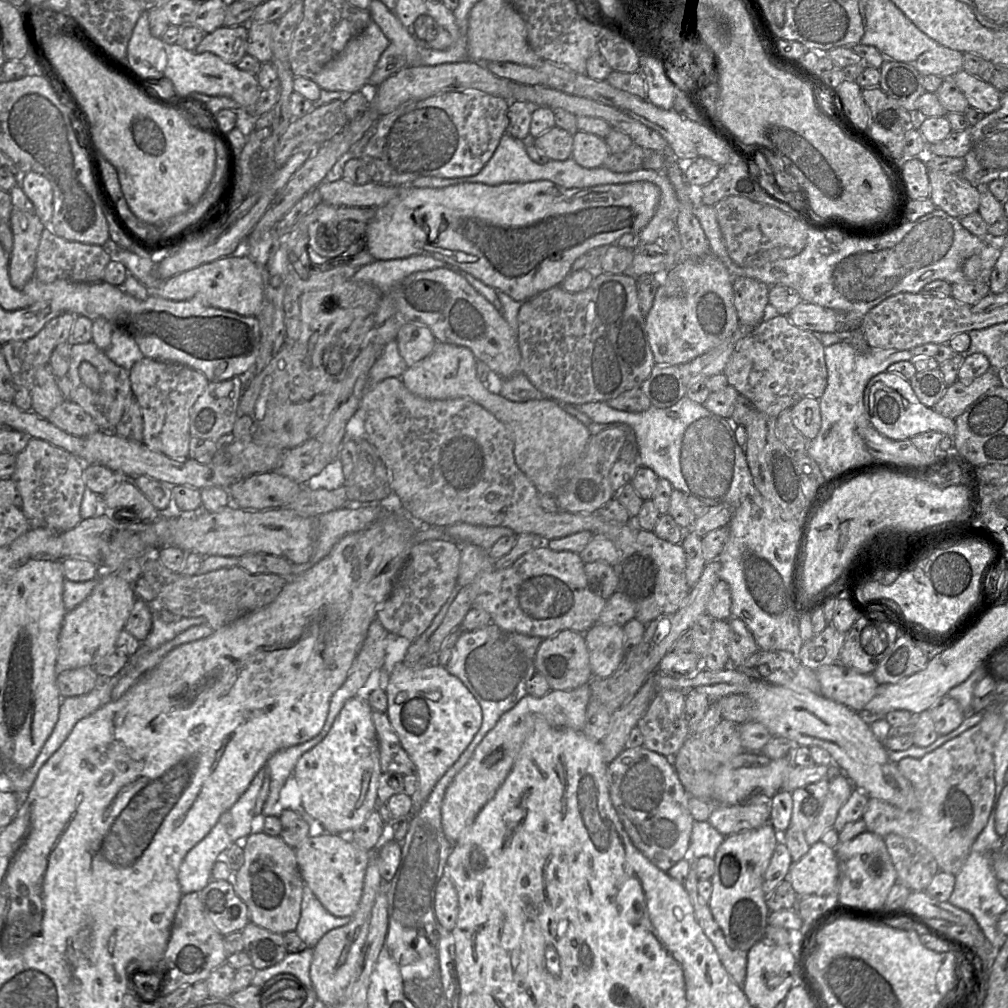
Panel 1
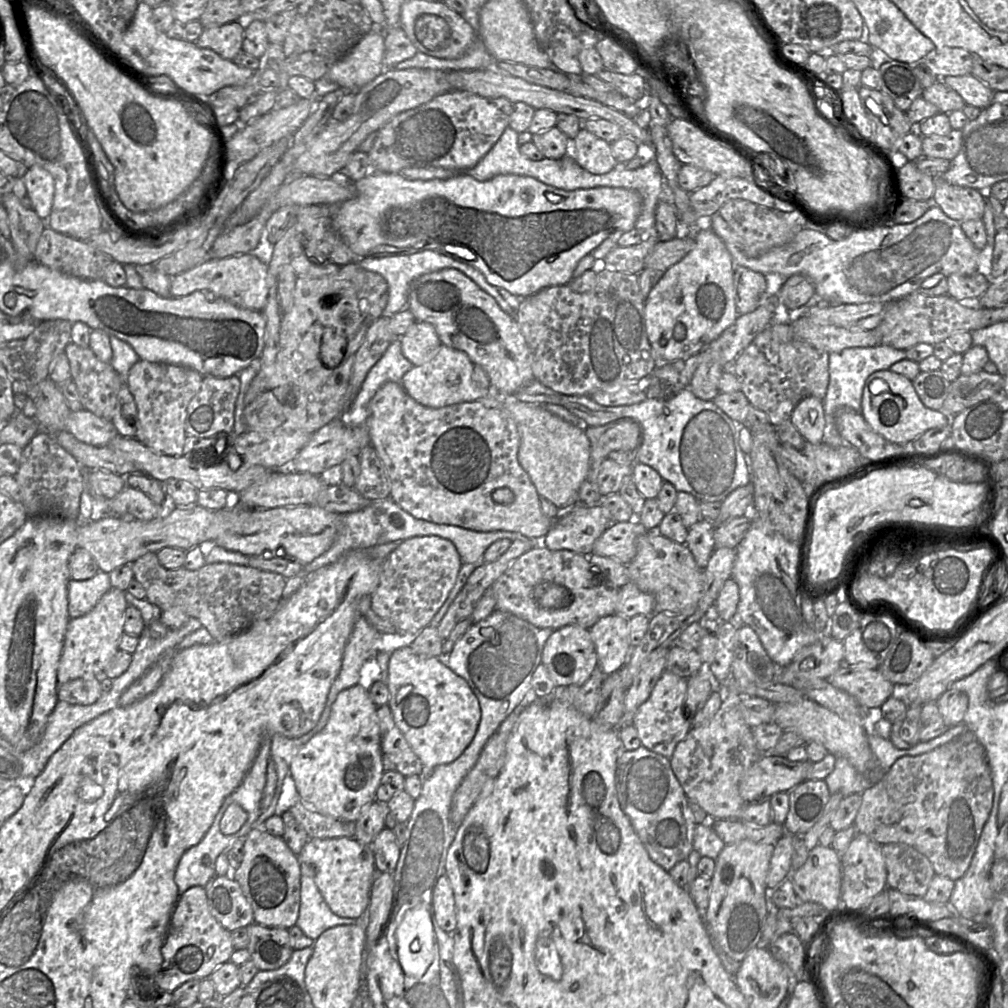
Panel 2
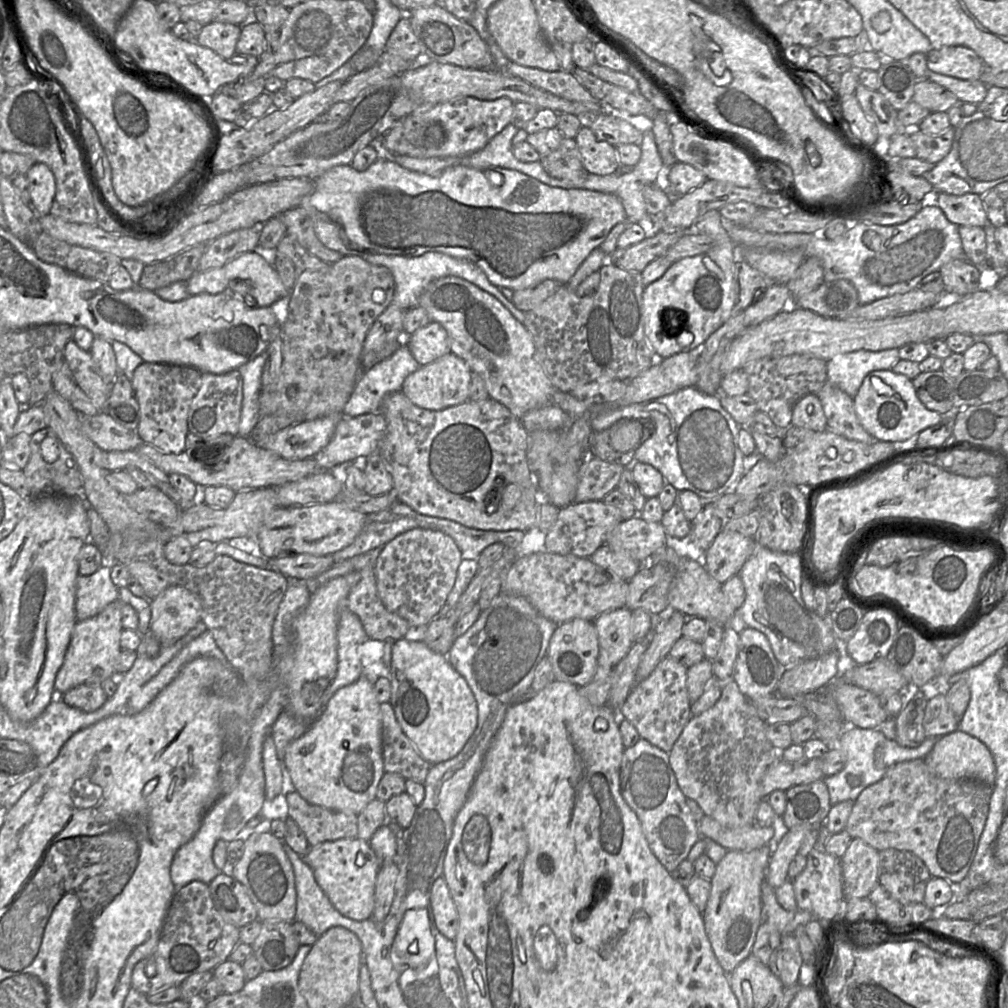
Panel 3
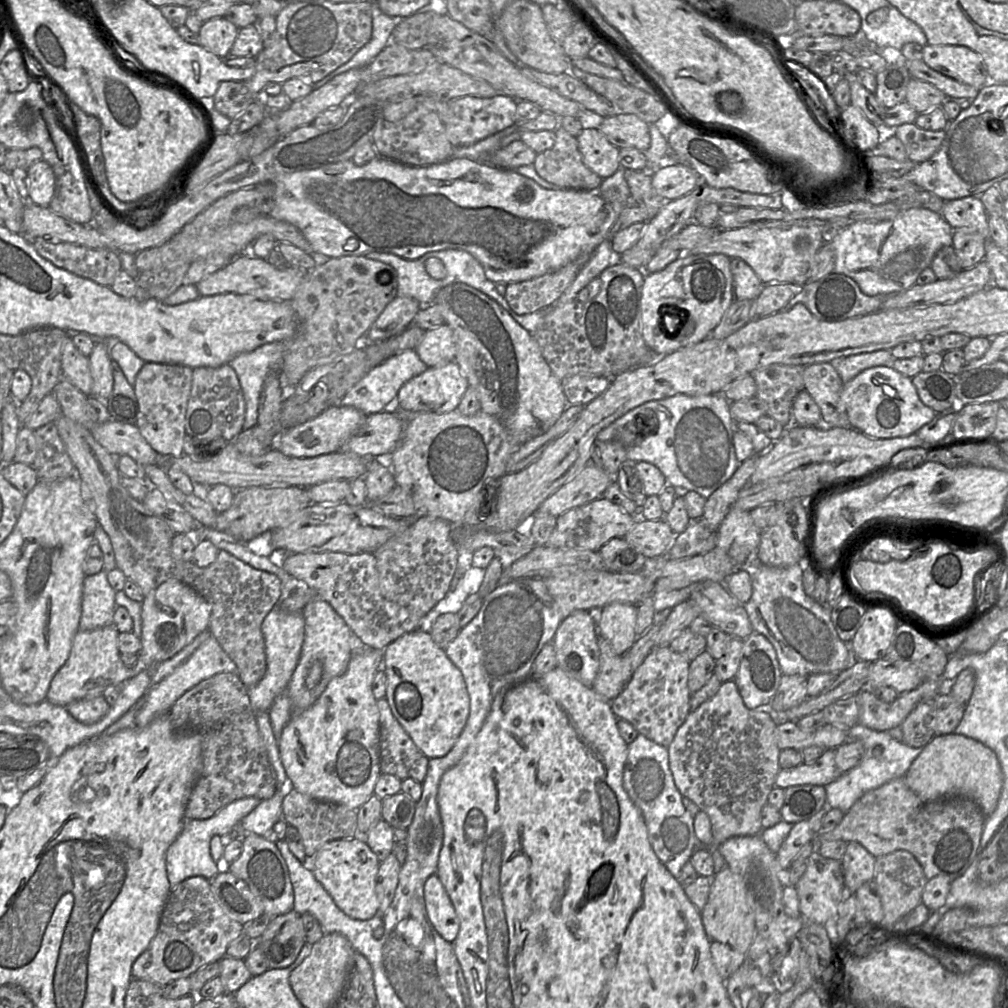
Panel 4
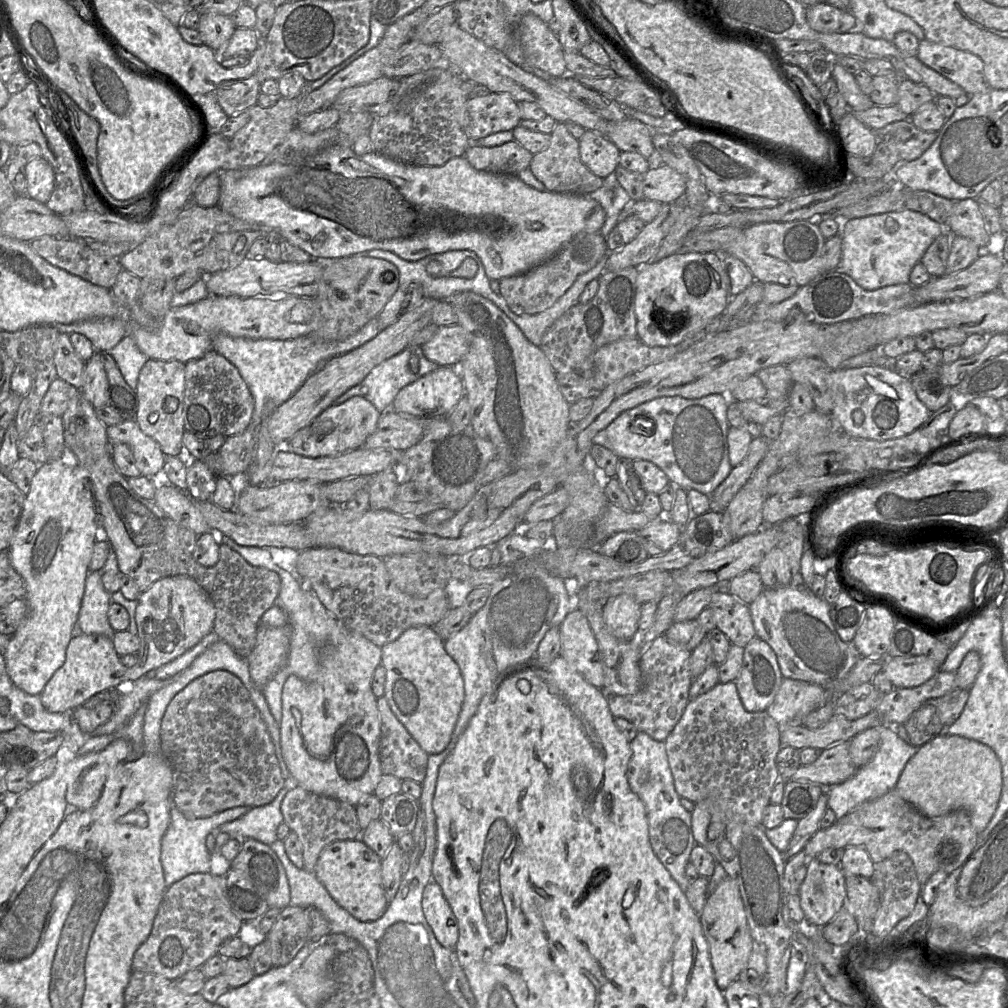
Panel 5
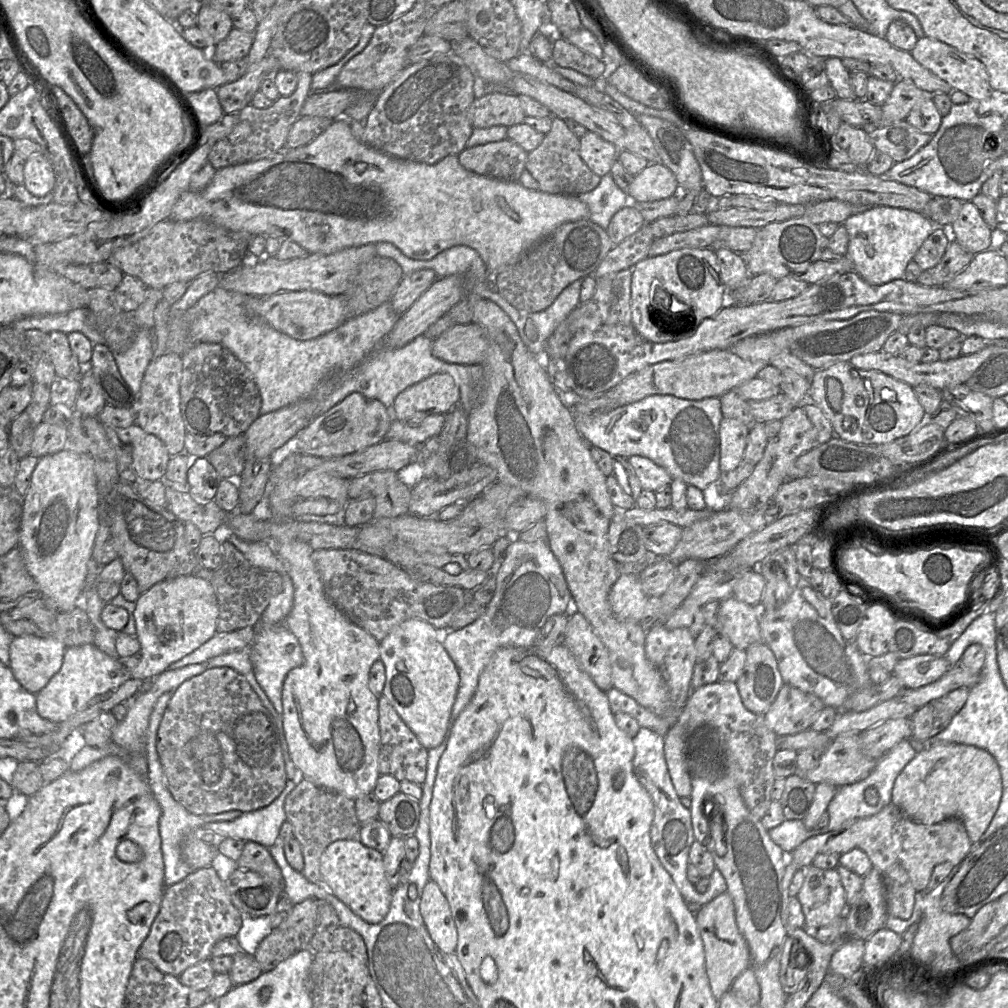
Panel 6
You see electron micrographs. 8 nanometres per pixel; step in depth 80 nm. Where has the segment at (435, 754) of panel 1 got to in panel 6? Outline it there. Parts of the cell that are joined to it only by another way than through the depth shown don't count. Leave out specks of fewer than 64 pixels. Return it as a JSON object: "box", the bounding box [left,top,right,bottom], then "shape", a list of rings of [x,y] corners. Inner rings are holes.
{"box":[379,619,460,750],"shape":[[[409,619],[393,628],[379,644],[386,671],[382,696],[427,750],[439,746],[447,732],[460,681],[443,645],[442,633],[423,620]]]}

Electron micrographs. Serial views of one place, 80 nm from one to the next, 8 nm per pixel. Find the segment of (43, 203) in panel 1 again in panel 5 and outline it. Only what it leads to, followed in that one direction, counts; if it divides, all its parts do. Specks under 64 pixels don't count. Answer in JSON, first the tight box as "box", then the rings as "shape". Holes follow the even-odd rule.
{"box":[25,156,55,204],"shape":[[[42,156],[30,160],[25,165],[26,194],[46,204],[55,188],[55,172],[51,164]]]}

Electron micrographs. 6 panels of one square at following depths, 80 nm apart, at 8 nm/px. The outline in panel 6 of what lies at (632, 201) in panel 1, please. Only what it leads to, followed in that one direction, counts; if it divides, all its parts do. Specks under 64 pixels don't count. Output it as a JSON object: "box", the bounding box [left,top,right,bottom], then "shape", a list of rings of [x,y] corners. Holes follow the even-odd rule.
{"box":[169,117,589,273],"shape":[[[343,117],[333,120],[331,125],[310,143],[295,147],[283,148],[276,154],[257,161],[228,166],[216,171],[210,183],[200,192],[187,190],[174,204],[169,219],[189,221],[205,218],[216,225],[236,232],[246,232],[252,236],[275,236],[289,239],[301,245],[312,254],[331,254],[339,250],[370,243],[389,242],[396,246],[404,255],[415,260],[429,260],[442,251],[457,245],[464,245],[476,250],[490,273],[518,260],[541,239],[549,235],[565,222],[577,221],[589,217],[587,205],[577,196],[565,194],[549,194],[540,190],[524,187],[519,181],[506,181],[478,175],[465,169],[458,160],[458,155],[449,155],[434,164],[405,160],[378,151],[366,143],[358,141],[352,134],[349,121]]]}

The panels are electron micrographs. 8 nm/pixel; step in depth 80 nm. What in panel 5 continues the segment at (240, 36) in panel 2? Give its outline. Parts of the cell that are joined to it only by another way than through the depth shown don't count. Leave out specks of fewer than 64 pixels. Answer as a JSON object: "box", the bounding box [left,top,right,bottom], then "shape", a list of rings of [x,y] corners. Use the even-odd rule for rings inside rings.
{"box":[198,11,236,52],"shape":[[[201,11],[198,31],[203,44],[209,46],[215,52],[221,52],[232,37],[236,26],[230,16]]]}

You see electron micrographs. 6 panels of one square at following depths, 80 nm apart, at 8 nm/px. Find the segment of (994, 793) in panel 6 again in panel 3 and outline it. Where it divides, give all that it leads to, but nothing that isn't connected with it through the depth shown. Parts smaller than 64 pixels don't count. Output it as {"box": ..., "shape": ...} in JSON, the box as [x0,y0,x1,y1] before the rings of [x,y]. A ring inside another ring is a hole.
{"box":[924,730,996,786],"shape":[[[959,730],[940,737],[924,757],[924,761],[941,778],[969,779],[994,786],[996,769],[991,752],[980,740]]]}

